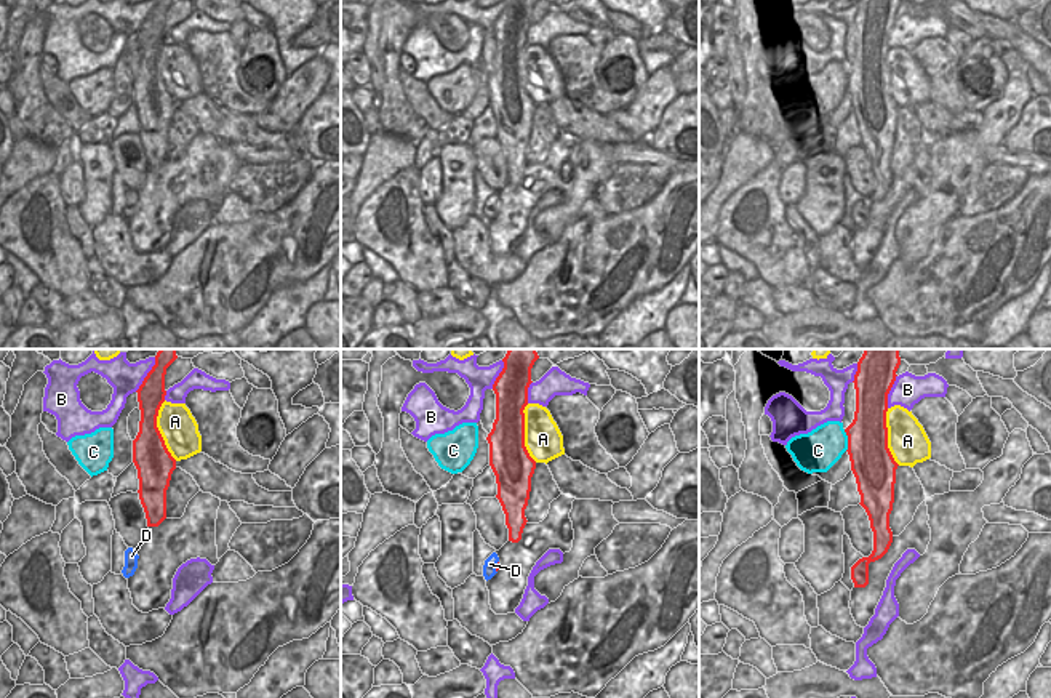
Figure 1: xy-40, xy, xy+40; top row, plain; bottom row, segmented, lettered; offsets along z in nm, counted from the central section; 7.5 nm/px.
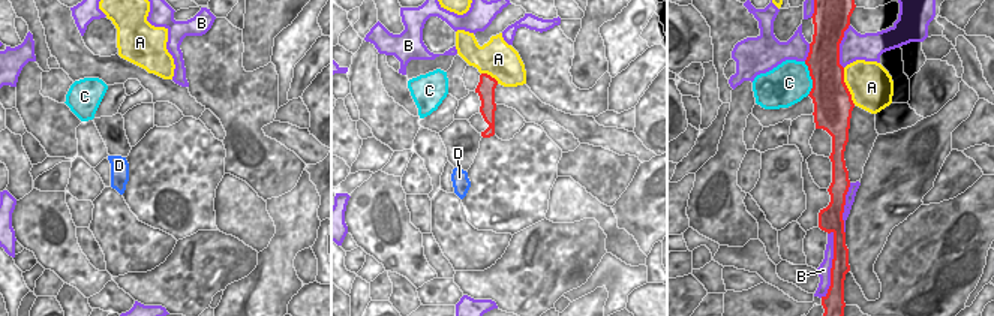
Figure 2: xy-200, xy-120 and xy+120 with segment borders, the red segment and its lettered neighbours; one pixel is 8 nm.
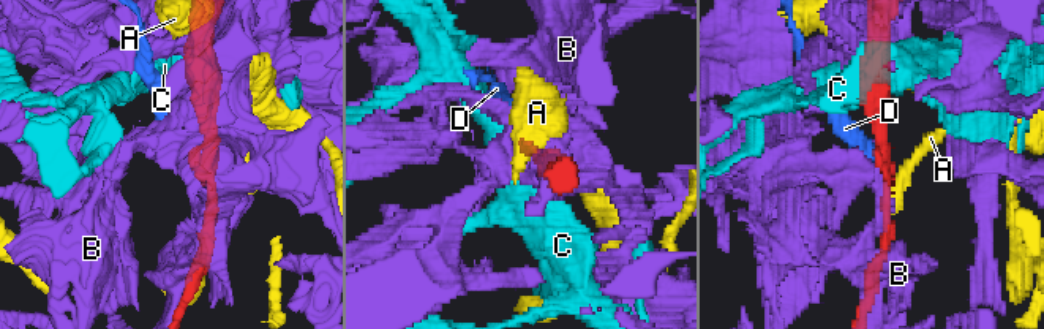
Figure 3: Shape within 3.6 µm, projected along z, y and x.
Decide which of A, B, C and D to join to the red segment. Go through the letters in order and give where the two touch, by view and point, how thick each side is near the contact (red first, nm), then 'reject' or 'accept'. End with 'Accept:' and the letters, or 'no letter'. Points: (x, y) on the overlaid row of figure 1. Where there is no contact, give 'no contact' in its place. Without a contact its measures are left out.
A: contact xy-40 (159, 431); calibres 280 and 280 nm; reject
B: contact xy+40 (890, 389); calibres 300 and 240 nm; reject
C: contact xy+40 (848, 441); calibres 320 and 320 nm; reject
D: contact xy (496, 567); calibres 20 and 100 nm; reject
Accept: no letter

